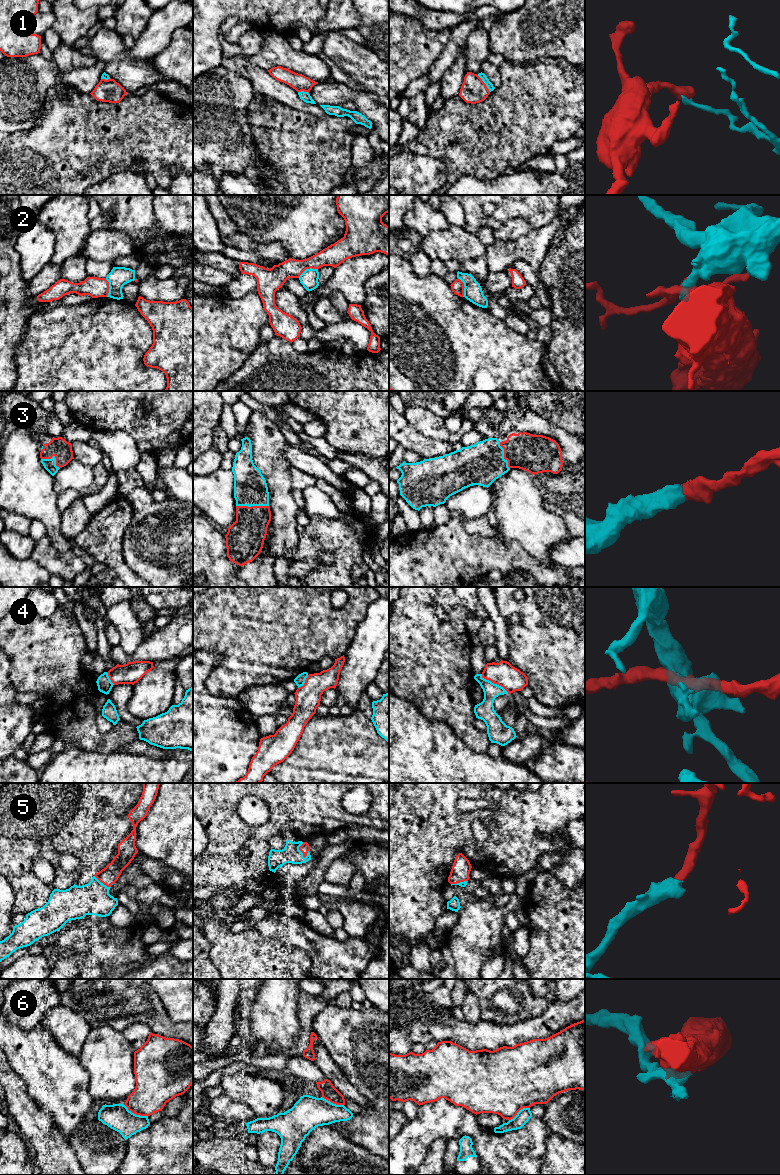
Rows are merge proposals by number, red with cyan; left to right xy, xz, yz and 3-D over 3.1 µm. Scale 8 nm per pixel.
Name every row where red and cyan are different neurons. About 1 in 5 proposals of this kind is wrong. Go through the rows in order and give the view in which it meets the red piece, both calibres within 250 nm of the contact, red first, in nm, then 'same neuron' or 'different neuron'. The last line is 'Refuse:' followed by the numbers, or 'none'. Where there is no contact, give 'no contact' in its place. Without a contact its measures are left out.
1: yz | 200/50 nm | different neuron
2: xz | 170/140 nm | different neuron
3: xz | 300/280 nm | same neuron
4: yz | 190/150 nm | different neuron
5: xz | 80/140 nm | same neuron
6: xy | 300/200 nm | different neuron
Refuse: 1, 2, 4, 6

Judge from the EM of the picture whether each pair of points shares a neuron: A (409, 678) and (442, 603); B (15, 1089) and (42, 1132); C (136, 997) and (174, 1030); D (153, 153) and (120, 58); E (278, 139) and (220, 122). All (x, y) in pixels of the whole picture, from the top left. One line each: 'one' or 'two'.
A: one
B: one
C: one
D: two
E: two

